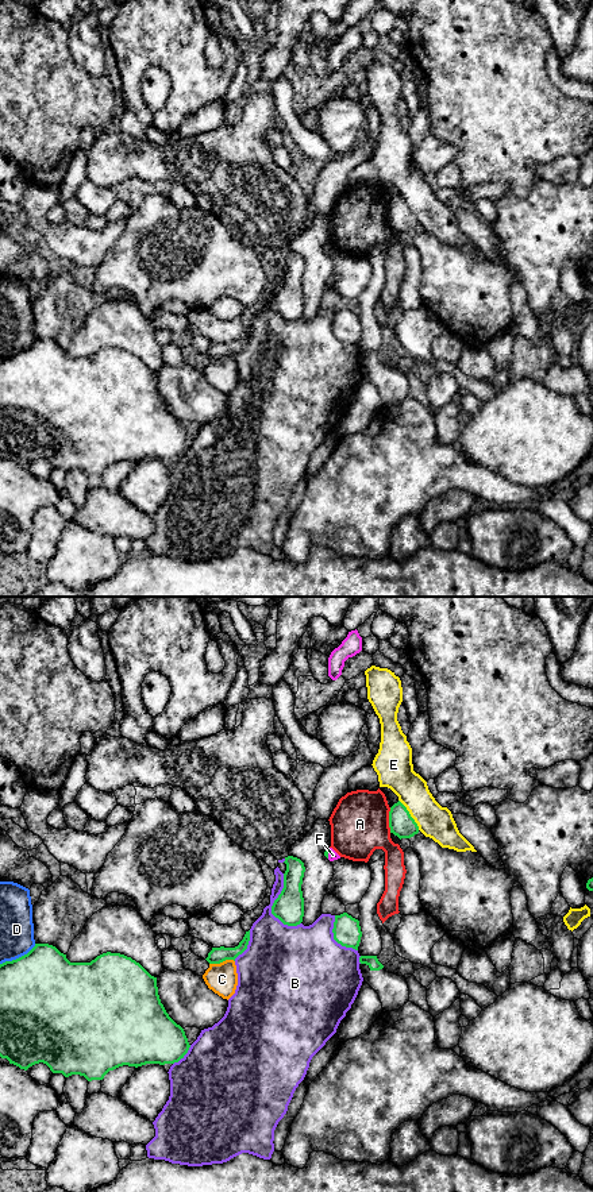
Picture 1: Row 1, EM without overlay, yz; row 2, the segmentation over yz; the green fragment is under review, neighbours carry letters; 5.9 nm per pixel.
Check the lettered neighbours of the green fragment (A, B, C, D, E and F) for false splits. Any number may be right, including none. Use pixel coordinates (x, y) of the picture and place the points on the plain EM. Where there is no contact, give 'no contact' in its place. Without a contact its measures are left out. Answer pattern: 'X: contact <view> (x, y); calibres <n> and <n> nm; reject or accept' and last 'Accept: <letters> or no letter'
A: contact yz (389, 215); calibres 150 and 360 nm; reject
B: contact yz (272, 301); calibres 180 and 300 nm; reject
C: contact yz (222, 357); calibres 100 and 180 nm; reject
D: contact yz (19, 353); calibres 500 and 200 nm; reject
E: contact yz (409, 209); calibres 150 and 200 nm; reject
F: contact yz (327, 249); calibres 30 and 60 nm; reject
Accept: no letter

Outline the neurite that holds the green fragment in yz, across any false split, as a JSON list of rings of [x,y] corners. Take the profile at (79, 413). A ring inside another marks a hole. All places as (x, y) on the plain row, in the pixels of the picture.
[[[35,339],[24,351],[0,359],[0,452],[9,459],[27,466],[30,462],[43,458],[53,468],[62,468],[65,472],[72,470],[84,471],[88,477],[103,475],[104,471],[119,462],[142,462],[146,459],[174,459],[188,448],[190,440],[184,424],[177,420],[166,408],[161,398],[157,382],[157,373],[151,371],[139,358],[120,348],[103,348],[91,358],[70,358],[66,350],[49,339]]]

